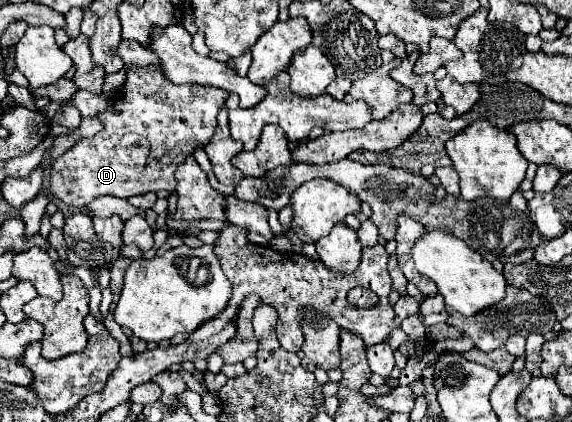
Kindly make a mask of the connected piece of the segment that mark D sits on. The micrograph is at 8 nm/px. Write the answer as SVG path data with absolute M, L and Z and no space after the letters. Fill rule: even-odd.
M158 66L146 68L128 68L126 82L122 86L122 96L116 102L110 102L104 112L98 114L104 130L92 138L82 138L74 144L70 152L60 156L50 174L48 196L62 200L68 206L84 208L96 196L116 196L130 198L136 194L174 188L174 170L180 166L196 148L202 148L210 142L216 130L216 116L222 110L228 98L226 90L212 86L192 86L192 84L172 84Z

